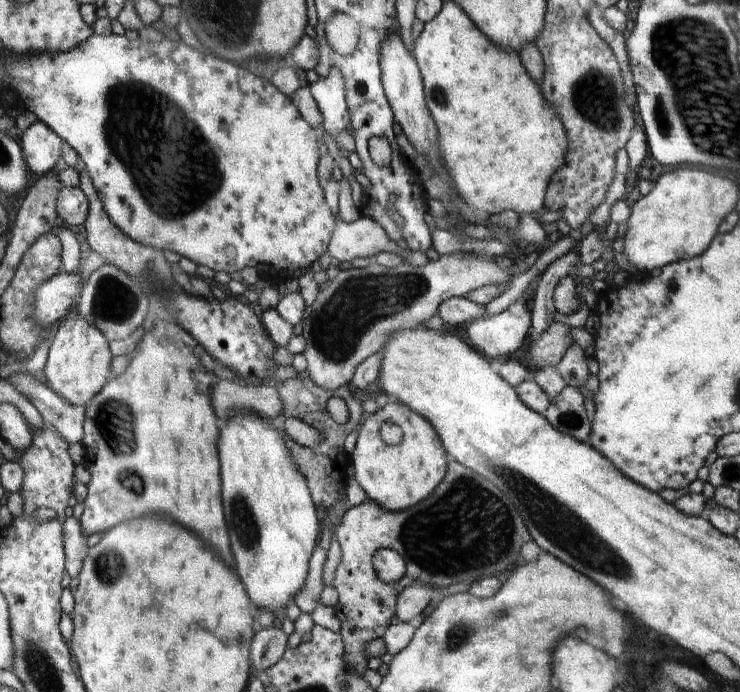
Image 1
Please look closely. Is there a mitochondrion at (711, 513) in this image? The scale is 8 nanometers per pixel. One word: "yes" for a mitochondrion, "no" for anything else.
no

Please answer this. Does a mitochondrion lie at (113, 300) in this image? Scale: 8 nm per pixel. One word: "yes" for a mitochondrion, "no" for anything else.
yes

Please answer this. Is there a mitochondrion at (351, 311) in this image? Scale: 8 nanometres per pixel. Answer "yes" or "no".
yes

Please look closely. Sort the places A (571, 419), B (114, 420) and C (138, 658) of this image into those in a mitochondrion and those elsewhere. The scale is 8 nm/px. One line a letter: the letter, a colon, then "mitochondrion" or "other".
A: mitochondrion
B: mitochondrion
C: other

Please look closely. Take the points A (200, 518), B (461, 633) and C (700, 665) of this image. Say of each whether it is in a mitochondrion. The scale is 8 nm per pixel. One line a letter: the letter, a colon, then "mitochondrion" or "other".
A: other
B: mitochondrion
C: other

